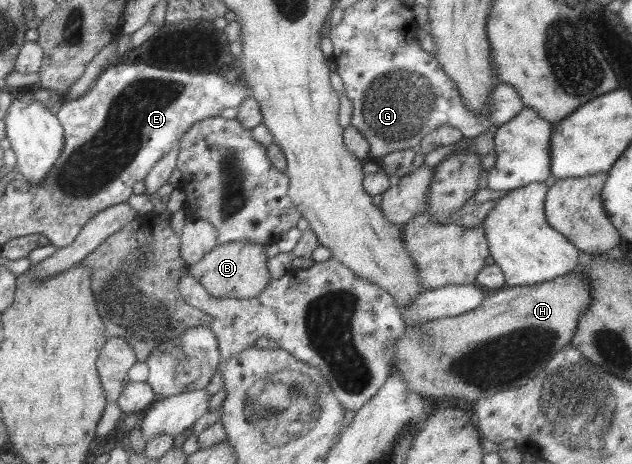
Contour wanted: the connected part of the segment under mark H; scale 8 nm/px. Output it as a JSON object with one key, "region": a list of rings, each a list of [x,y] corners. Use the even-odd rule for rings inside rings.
{"region":[[[576,265],[566,275],[550,281],[528,286],[506,286],[488,291],[488,295],[470,311],[455,317],[440,317],[425,322],[418,329],[406,328],[406,331],[393,345],[394,365],[389,369],[389,376],[399,375],[406,389],[426,397],[457,398],[466,405],[479,397],[490,396],[505,389],[516,389],[541,372],[543,364],[557,351],[569,343],[576,329],[580,312],[590,301],[589,285],[583,279],[583,267]]]}

